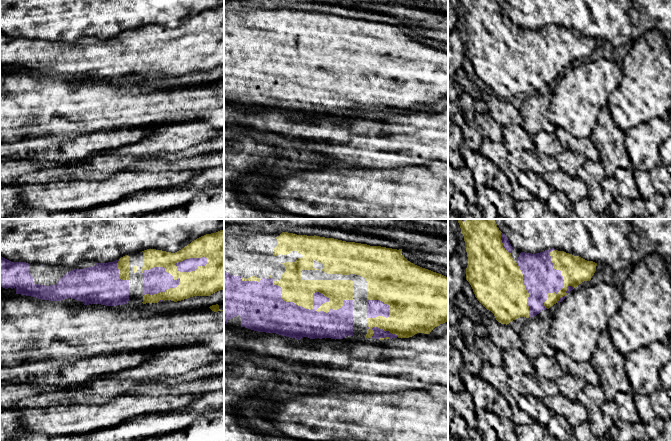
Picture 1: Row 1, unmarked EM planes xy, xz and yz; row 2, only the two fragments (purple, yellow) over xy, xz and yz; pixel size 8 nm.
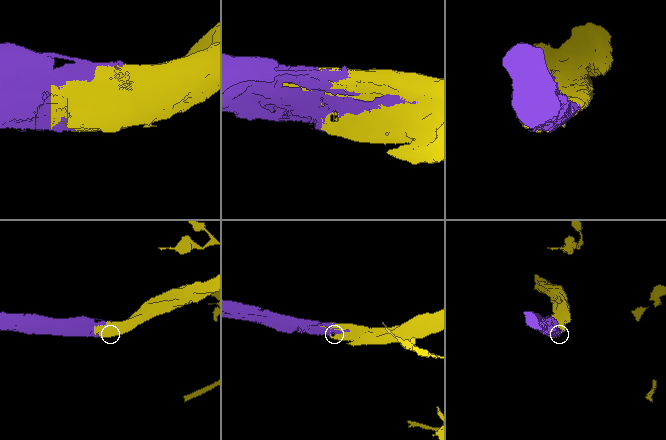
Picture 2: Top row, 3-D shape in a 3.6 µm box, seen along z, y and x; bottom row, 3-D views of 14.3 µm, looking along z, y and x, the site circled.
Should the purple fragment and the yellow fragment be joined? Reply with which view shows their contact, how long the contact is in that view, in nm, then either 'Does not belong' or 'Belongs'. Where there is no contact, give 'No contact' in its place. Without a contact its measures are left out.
Touches purple in xz. Shared border 650 nm. Belongs

